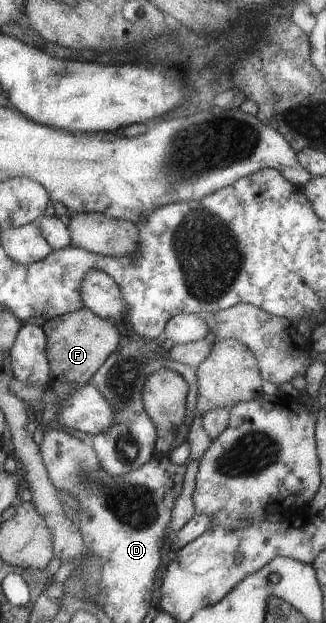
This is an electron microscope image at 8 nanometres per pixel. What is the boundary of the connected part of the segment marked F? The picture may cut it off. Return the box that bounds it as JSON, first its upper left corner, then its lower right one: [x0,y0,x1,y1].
[43,307,119,383]

